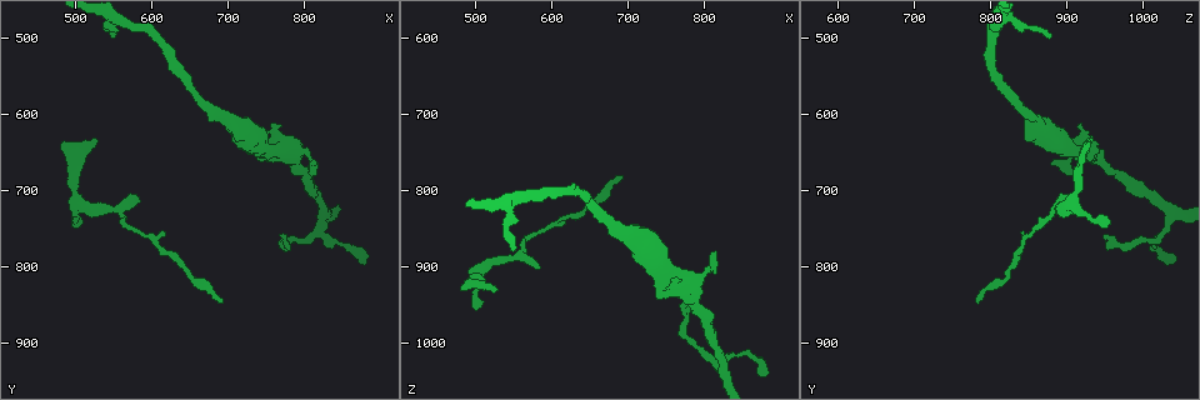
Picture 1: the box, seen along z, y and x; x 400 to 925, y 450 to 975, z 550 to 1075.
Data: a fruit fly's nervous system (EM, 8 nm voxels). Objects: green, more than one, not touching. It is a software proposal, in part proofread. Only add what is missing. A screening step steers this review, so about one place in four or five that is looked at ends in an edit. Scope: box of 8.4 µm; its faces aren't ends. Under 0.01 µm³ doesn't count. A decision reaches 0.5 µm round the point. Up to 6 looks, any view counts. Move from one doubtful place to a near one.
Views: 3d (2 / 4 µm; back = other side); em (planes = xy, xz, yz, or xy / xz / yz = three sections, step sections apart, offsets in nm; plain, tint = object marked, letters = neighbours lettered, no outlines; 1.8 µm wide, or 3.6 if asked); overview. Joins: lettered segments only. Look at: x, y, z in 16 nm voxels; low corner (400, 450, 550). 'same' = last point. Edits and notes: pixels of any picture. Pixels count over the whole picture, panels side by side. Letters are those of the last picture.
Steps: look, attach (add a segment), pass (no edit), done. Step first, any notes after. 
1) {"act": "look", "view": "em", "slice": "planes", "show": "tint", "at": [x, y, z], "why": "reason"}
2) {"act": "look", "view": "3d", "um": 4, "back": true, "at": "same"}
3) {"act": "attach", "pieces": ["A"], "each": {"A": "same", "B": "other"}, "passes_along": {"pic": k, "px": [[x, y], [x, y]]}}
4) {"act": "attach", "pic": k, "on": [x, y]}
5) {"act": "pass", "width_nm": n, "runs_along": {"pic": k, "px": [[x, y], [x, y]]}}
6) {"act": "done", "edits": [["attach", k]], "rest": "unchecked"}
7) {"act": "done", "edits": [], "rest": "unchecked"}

{"act": "look", "view": "3d", "um": 2, "back": true, "at": [495, 740, 960], "why": "tapers out"}

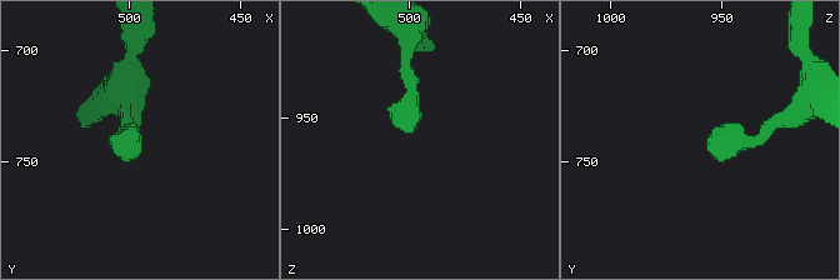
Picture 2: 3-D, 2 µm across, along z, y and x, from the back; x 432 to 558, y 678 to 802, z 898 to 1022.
{"act": "look", "view": "em", "um": 3.6, "slice": "planes", "show": "letters", "at": [496, 747, 958], "why": "need the tissue"}

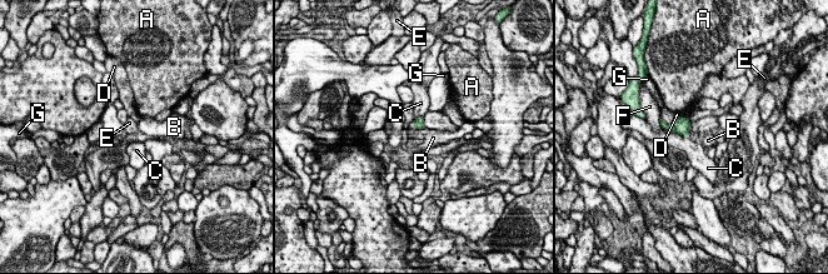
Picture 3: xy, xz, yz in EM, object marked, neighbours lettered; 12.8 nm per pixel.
{"act": "pass", "longest_contact_nm": ["C", 200], "each": {"A": "other", "B": "other", "C": "other", "D": "other", "E": "other", "F": "other", "G": "other"}, "border": {"pic": 3, "px": [[691, 121], [688, 131]]}, "found": "no lettered segment goes on from it"}

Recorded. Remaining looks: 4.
{"act": "look", "view": "em", "slice": "yz", "step": 16, "show": "tint", "at": [580, 710, 905], "why": "an open end"}

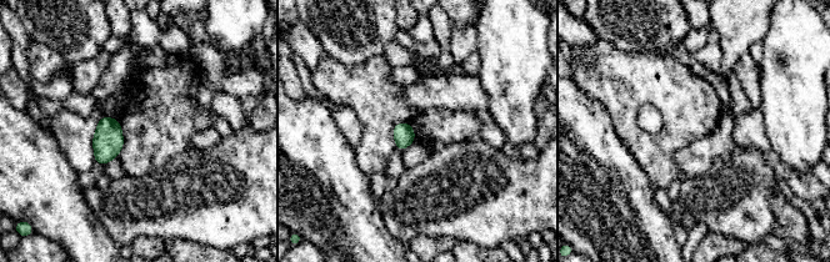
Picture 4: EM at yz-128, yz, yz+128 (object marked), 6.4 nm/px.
{"act": "look", "view": "em", "slice": "planes", "show": "letters", "at": "same"}

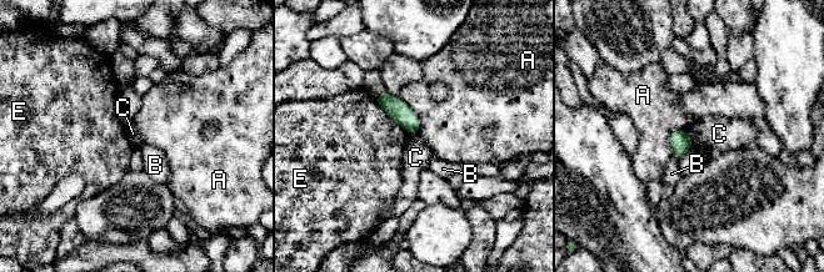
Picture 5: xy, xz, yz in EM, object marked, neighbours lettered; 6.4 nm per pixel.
{"act": "pass", "width_nm": 120, "each": {"A": "other", "B": "other", "C": "other", "E": "other"}, "border": {"pic": 5, "px": [[688, 134], [692, 145]]}, "found": "no lettered segment goes on from it"}

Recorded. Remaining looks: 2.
{"act": "look", "view": "3d", "um": 2, "at": [740, 640, 945], "why": "branch stops here"}

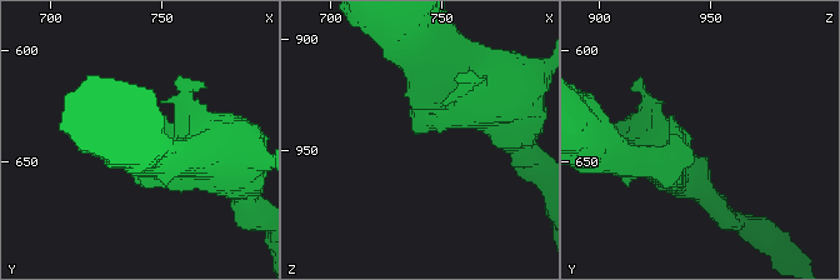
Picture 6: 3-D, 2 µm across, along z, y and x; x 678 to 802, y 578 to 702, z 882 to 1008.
{"act": "look", "view": "em", "slice": "planes", "show": "letters", "at": [738, 643, 941]}

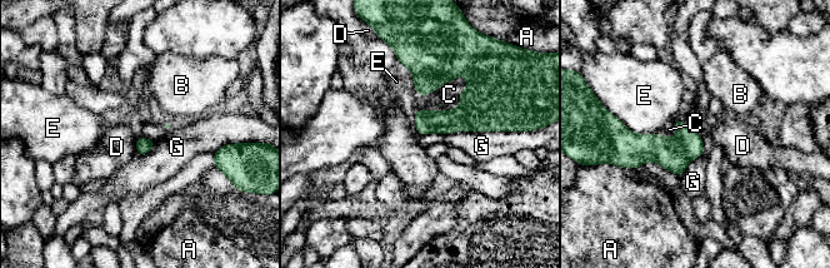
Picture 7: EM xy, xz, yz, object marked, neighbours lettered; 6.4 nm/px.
{"act": "attach", "pieces": ["C"], "each": {"A": "other", "B": "other", "C": "same", "D": "other", "E": "other", "G": "other"}, "found": "it goes on there"}

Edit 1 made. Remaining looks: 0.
{"act": "done", "edits": [["attach", 7]], "rest": "unchecked"}

